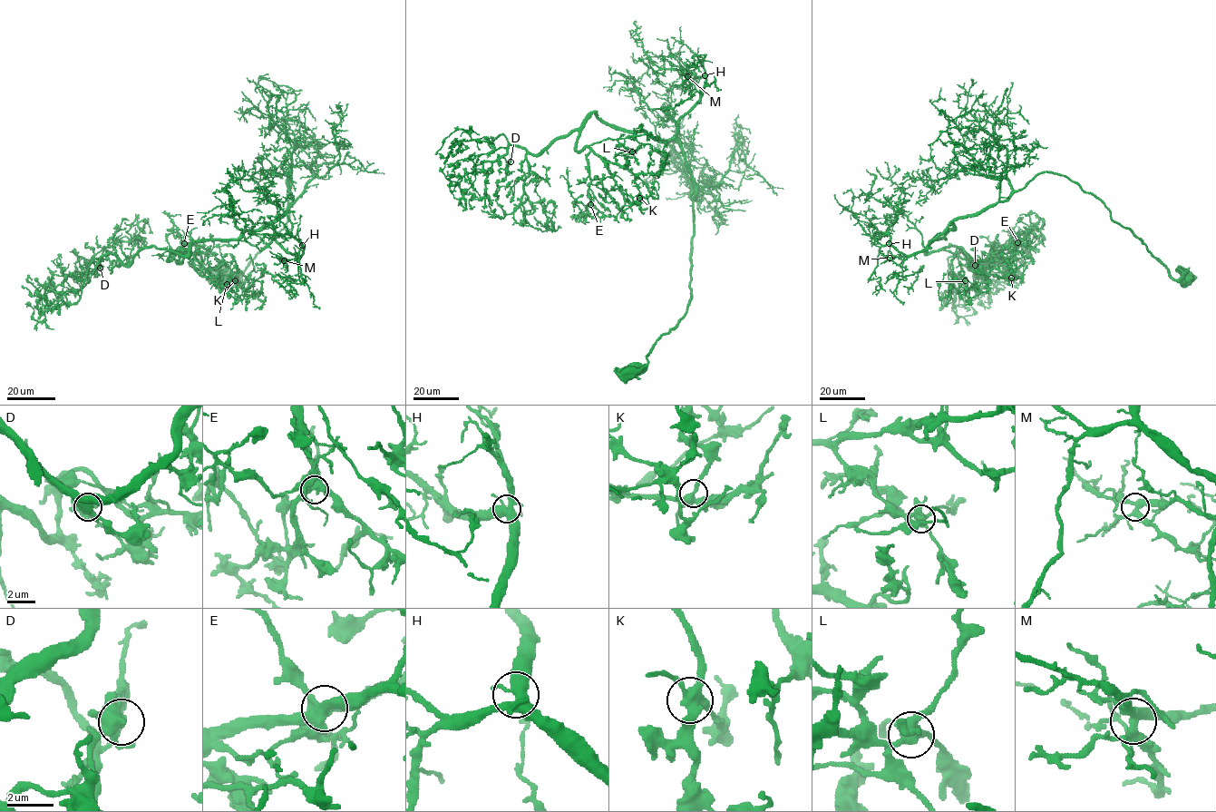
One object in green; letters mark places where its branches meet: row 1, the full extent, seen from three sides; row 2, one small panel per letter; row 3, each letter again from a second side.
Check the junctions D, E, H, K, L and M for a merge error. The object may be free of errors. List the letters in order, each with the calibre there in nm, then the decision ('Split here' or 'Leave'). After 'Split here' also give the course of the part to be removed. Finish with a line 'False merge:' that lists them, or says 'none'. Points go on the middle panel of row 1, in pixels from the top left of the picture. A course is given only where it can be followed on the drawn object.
D: Thickness 460 nm. Leave
E: Thickness 500 nm. Leave
H: Thickness 460 nm. Leave
K: Thickness 400 nm. Leave
L: Thickness 440 nm. Leave
M: Thickness 360 nm. Leave
False merge: none

